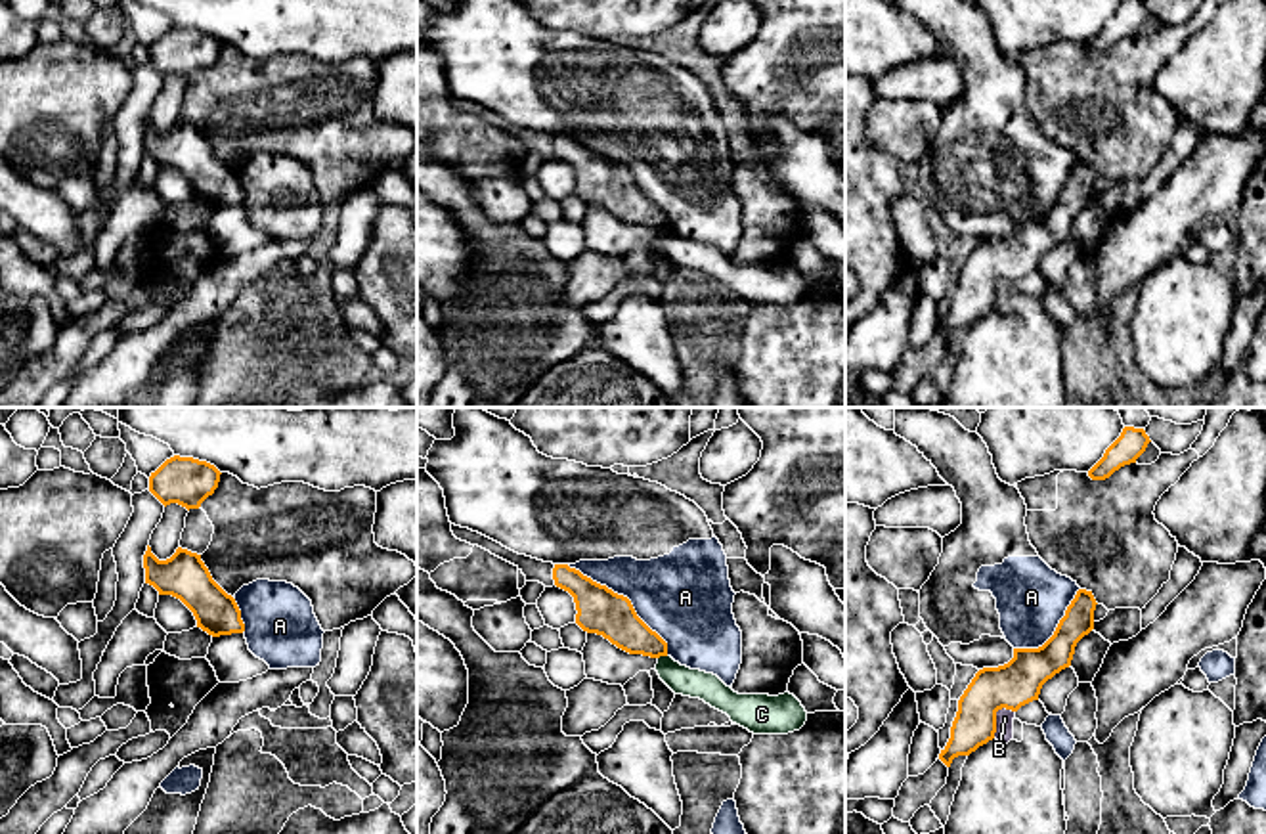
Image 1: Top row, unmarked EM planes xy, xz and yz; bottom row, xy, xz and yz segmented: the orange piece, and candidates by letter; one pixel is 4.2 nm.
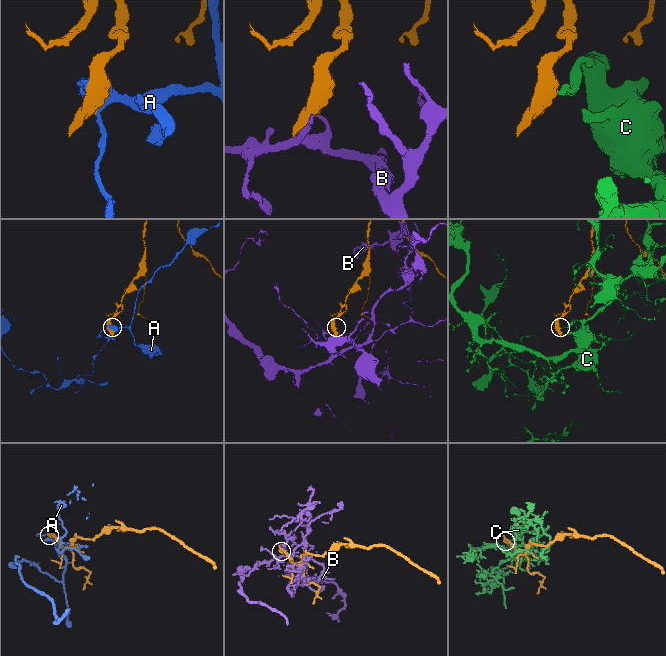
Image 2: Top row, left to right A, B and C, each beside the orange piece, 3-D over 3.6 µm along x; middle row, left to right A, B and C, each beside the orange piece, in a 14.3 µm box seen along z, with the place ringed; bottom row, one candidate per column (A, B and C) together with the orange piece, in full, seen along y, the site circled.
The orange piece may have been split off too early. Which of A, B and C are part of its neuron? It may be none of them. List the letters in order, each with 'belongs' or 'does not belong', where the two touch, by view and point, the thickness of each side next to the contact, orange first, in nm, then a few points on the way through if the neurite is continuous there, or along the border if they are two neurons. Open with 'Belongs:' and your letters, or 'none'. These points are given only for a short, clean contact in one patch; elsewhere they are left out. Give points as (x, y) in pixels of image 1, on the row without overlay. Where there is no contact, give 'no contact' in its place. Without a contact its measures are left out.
Belongs: none
A: does not belong; meets orange in xz at (626, 169); 200 nm thick on the orange side, 380 nm on the other
B: does not belong; meets orange in yz at (995, 287); 190 nm thick on the orange side, 80 nm on the other; border along yz (1014, 282), (1001, 280), (997, 284), (997, 303), (993, 308)
C: does not belong; meets orange in xz at (662, 226); 180 nm thick on the orange side, 120 nm on the other; border along xz (666, 226), (658, 230)

